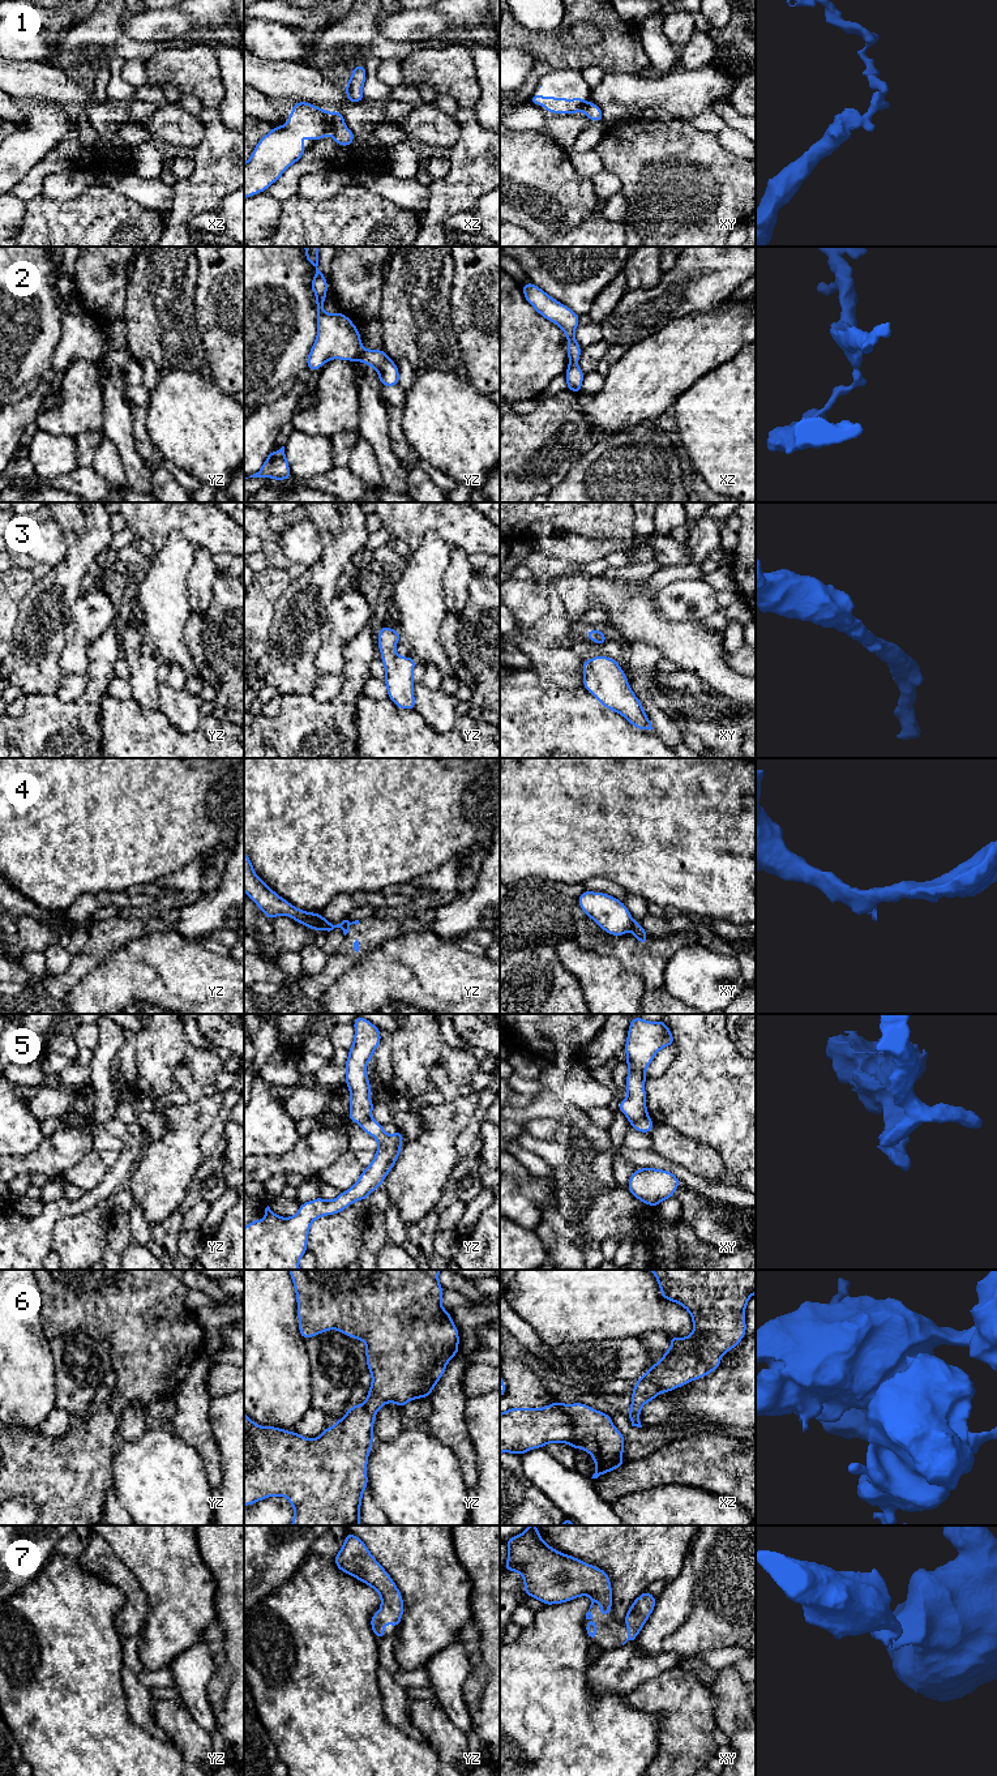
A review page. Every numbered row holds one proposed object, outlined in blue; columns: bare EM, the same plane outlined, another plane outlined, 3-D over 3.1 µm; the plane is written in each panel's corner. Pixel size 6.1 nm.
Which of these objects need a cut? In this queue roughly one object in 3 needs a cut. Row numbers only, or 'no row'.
1, 2, 4, 5

